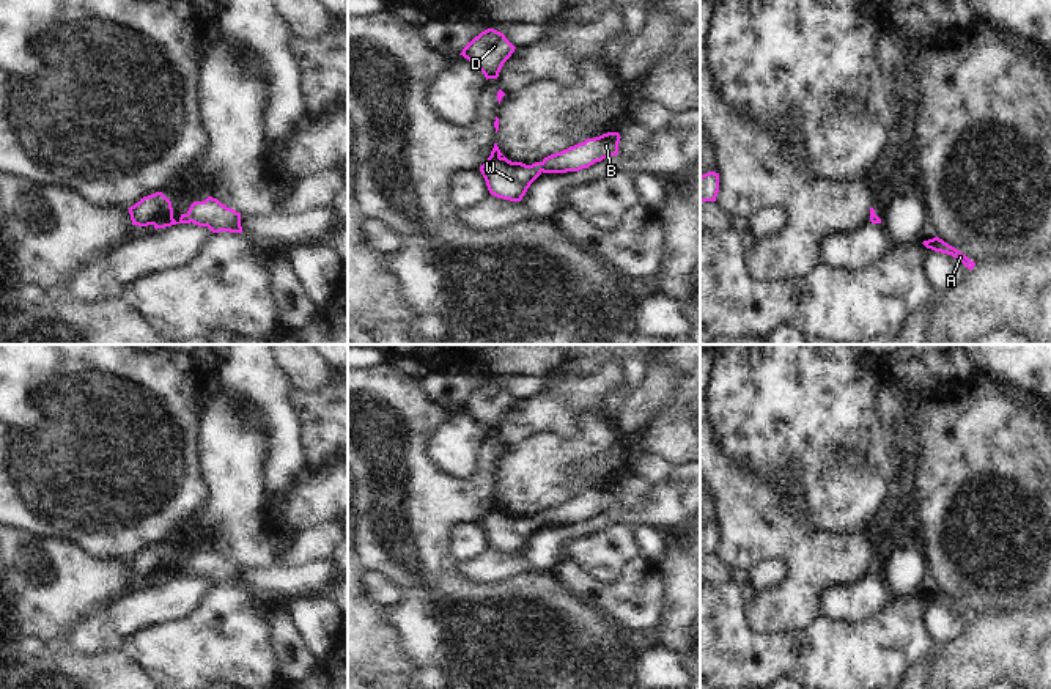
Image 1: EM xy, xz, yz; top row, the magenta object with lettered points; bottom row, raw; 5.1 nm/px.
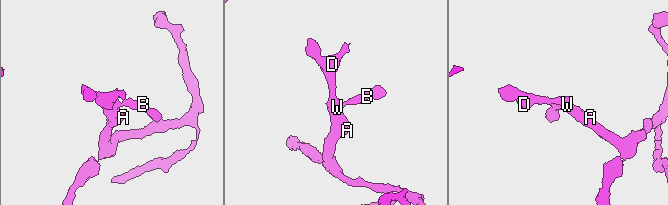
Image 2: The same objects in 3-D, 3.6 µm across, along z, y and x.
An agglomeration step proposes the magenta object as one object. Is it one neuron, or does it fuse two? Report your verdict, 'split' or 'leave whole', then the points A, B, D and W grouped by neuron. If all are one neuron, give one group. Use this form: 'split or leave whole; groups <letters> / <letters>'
leave whole; groups A B D W

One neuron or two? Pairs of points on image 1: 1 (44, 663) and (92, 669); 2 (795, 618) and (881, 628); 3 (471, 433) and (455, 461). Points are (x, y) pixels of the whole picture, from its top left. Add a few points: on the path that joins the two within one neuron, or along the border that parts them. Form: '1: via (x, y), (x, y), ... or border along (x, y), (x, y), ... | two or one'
1: via (55, 669), (81, 669) | one
2: border along (820, 615), (798, 631), (779, 634) | two
3: via (464, 439), (455, 449), (455, 455) | one

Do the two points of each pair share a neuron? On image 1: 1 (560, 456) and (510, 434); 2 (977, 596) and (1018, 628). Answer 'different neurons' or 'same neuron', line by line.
1: different neurons
2: different neurons

